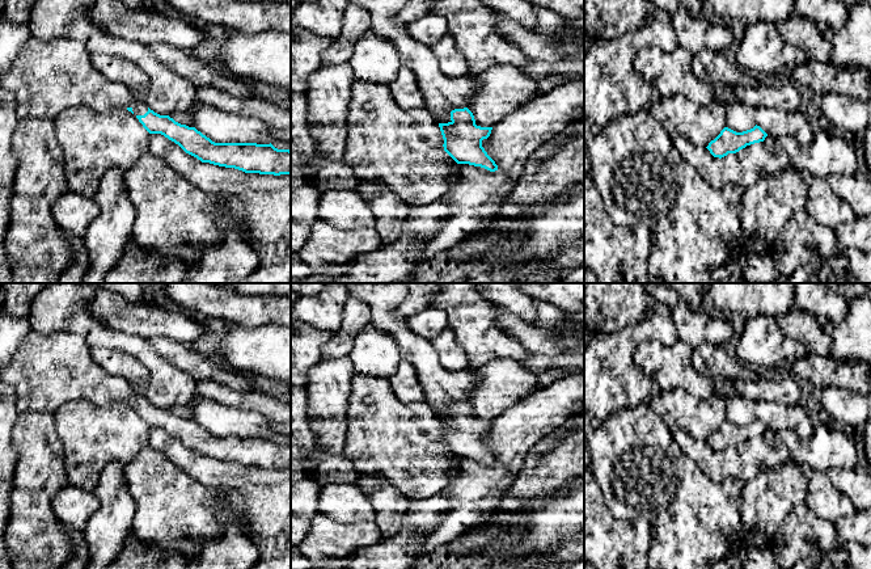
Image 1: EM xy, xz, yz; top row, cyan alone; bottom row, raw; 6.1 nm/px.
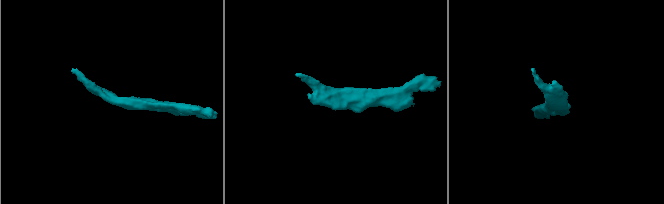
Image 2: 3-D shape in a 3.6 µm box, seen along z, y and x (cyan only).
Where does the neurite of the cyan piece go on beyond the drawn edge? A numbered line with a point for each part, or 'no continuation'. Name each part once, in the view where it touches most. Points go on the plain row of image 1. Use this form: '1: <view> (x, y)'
1: xy (49, 371)

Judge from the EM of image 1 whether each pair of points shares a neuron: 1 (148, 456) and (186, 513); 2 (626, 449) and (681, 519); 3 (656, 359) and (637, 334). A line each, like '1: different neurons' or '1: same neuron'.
1: same neuron
2: same neuron
3: different neurons

